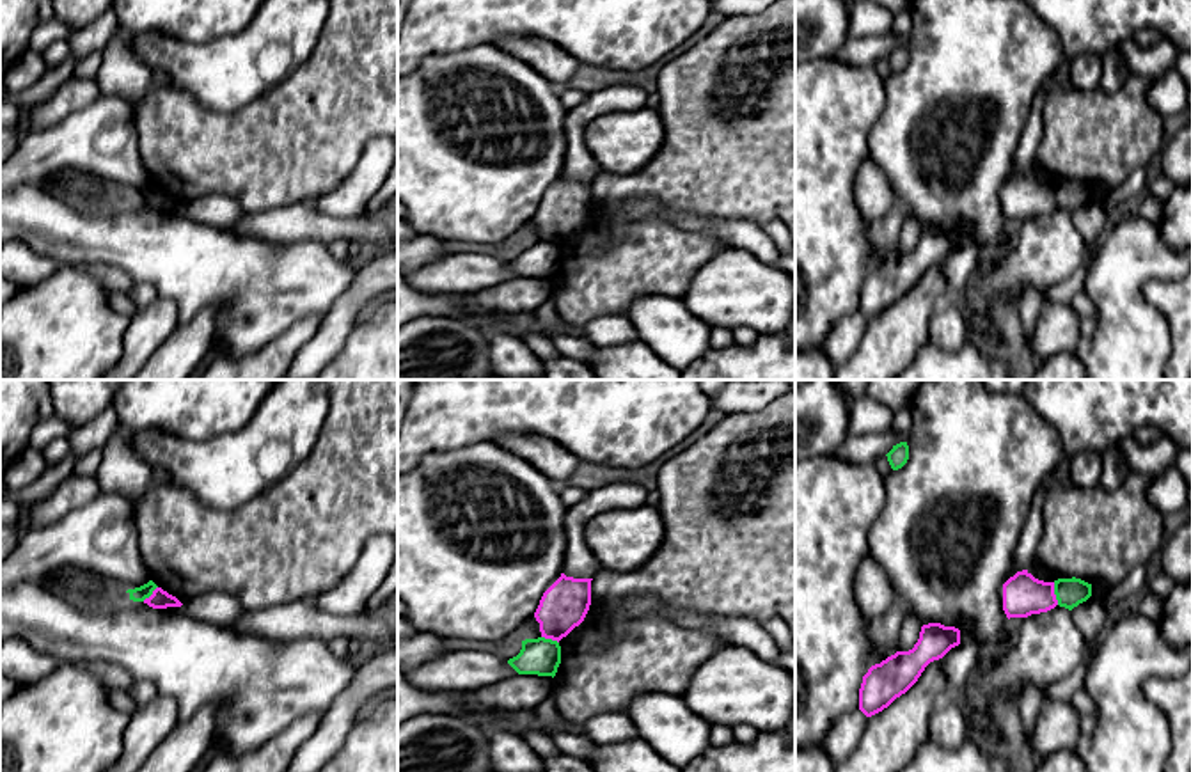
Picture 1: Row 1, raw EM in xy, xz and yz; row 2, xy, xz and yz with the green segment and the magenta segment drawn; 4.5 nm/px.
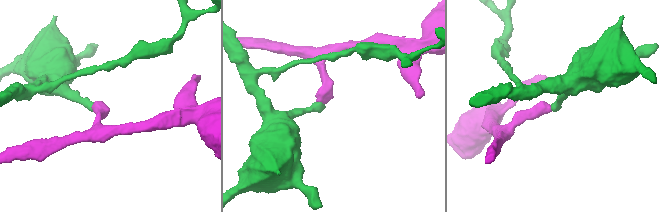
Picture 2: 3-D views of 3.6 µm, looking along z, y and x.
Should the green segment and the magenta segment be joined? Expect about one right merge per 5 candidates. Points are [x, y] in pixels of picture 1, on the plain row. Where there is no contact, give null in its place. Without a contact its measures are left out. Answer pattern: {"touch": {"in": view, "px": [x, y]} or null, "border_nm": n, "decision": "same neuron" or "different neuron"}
{"touch": {"in": "yz", "px": [1055, 196]}, "border_nm": 110, "decision": "different neuron"}

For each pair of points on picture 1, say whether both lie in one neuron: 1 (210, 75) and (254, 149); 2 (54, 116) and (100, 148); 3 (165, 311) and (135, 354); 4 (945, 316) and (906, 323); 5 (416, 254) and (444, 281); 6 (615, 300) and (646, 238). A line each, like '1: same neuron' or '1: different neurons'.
1: different neurons
2: different neurons
3: same neuron
4: different neurons
5: different neurons
6: same neuron

